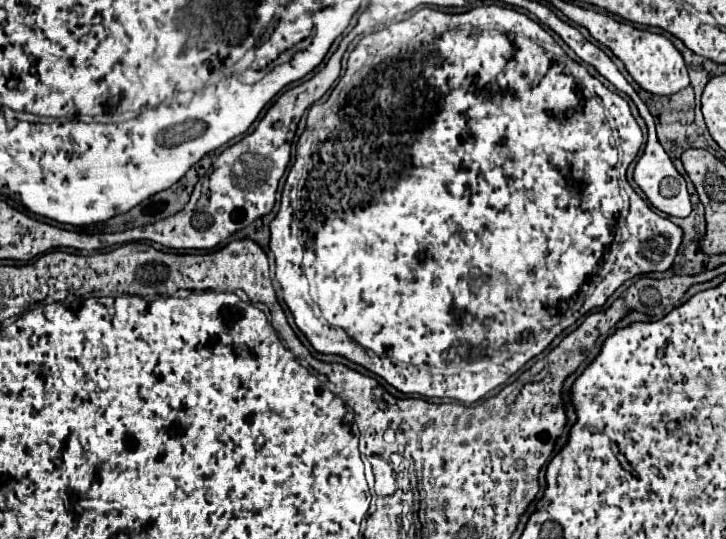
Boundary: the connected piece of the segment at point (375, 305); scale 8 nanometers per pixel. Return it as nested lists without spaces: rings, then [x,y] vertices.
[[[487,4],[487,6],[477,6],[469,12],[463,14],[449,14],[449,12],[441,12],[441,10],[431,10],[431,8],[421,8],[415,14],[411,14],[409,18],[391,24],[383,30],[371,32],[367,36],[363,36],[359,40],[359,44],[355,46],[355,50],[349,54],[349,62],[347,62],[347,72],[345,76],[339,80],[339,84],[333,88],[327,102],[325,104],[313,104],[307,114],[307,128],[301,134],[299,142],[297,142],[297,160],[291,168],[291,174],[287,178],[287,184],[283,188],[281,194],[281,204],[279,204],[279,212],[275,216],[275,220],[269,224],[271,228],[271,242],[269,242],[269,250],[275,254],[275,262],[277,262],[277,280],[283,286],[283,298],[285,304],[289,306],[289,310],[295,316],[295,324],[297,328],[305,334],[305,338],[309,340],[309,344],[319,352],[319,354],[337,354],[347,358],[349,362],[355,362],[363,368],[367,368],[369,372],[381,376],[385,382],[389,382],[393,388],[397,388],[403,394],[421,394],[425,398],[447,398],[449,400],[457,400],[469,406],[473,402],[479,402],[481,398],[485,398],[485,394],[489,394],[491,390],[495,390],[497,386],[505,384],[519,368],[523,368],[531,358],[539,356],[565,328],[569,328],[571,324],[575,324],[581,316],[585,316],[587,312],[603,306],[607,302],[607,298],[629,278],[635,276],[643,276],[643,274],[651,274],[651,272],[665,272],[671,268],[677,248],[681,244],[683,238],[683,230],[679,226],[675,226],[673,222],[669,222],[667,218],[663,218],[661,214],[657,214],[655,210],[651,210],[637,194],[635,190],[629,186],[625,172],[629,162],[637,156],[639,148],[643,142],[643,134],[639,124],[635,122],[627,100],[623,100],[617,92],[605,88],[597,78],[589,76],[587,68],[583,68],[579,62],[571,60],[565,50],[553,40],[553,36],[543,30],[537,22],[533,22],[531,18],[527,18],[525,14],[511,10],[511,8],[503,8],[503,6],[495,6],[495,4]]]

